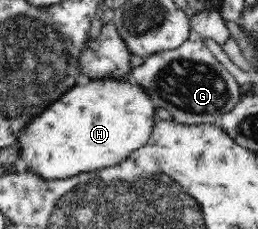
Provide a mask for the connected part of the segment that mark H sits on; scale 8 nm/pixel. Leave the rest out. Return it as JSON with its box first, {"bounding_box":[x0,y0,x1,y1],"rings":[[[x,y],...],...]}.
{"bounding_box":[18,77,157,180],"rings":[[[106,77],[92,79],[85,86],[76,84],[61,100],[57,100],[49,110],[45,110],[22,130],[23,134],[18,138],[21,154],[19,165],[30,168],[47,180],[61,180],[65,176],[75,176],[77,172],[101,170],[109,164],[119,164],[121,160],[127,160],[131,152],[144,147],[157,120],[157,106],[153,104],[147,91],[136,82],[133,84],[126,79]]]}

